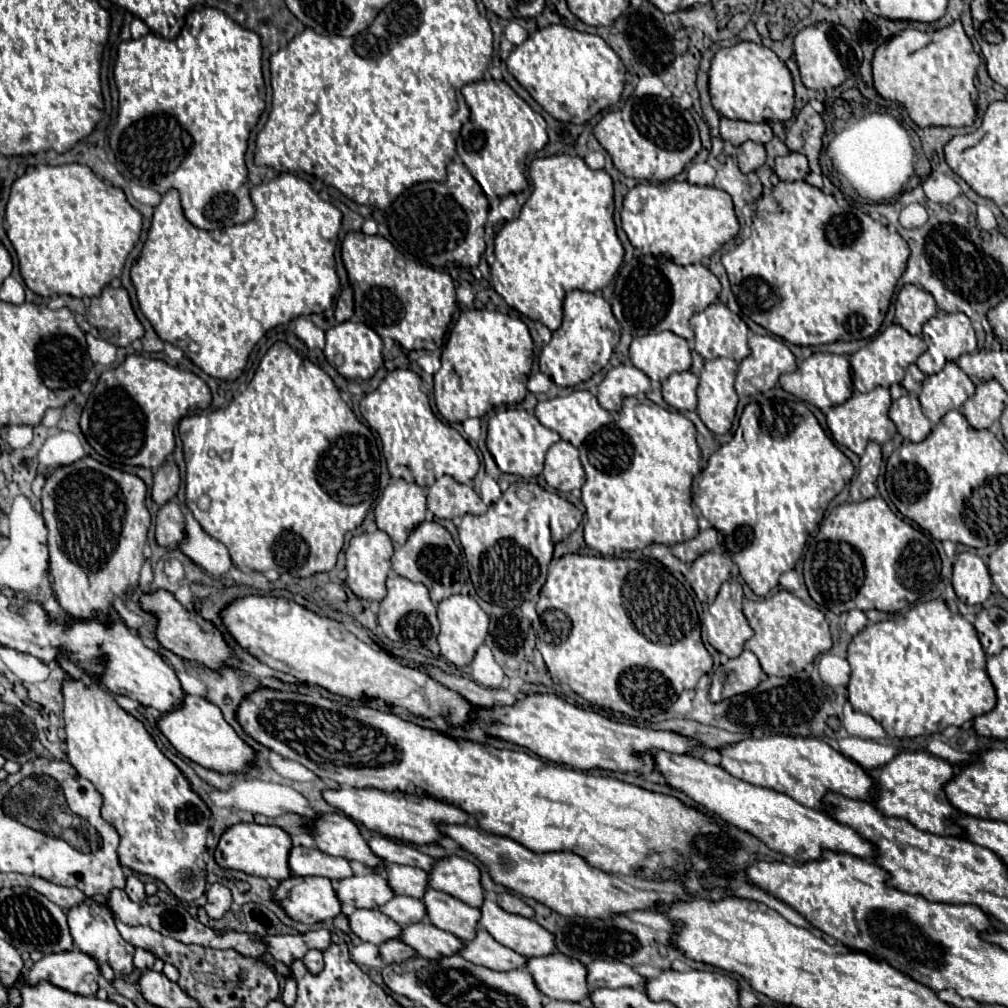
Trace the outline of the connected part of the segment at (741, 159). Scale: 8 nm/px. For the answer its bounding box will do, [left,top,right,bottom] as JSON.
[737,142,765,172]

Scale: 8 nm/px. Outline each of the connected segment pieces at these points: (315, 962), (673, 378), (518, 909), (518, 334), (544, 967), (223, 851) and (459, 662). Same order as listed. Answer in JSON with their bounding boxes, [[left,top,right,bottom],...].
[[303,952,323,974],[663,372,699,410],[497,892,533,918],[435,308,533,422],[525,952,589,1002],[215,822,291,880],[437,594,489,668]]

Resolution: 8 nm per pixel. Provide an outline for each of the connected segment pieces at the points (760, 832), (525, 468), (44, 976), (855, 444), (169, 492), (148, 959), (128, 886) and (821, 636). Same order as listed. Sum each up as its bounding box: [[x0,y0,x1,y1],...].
[[649,750,873,860],[487,407,561,478],[19,948,99,996],[827,388,897,456],[151,456,181,506],[133,948,155,972],[125,876,145,902],[743,590,831,676]]

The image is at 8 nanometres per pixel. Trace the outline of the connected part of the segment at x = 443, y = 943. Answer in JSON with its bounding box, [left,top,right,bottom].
[399,922,461,960]

